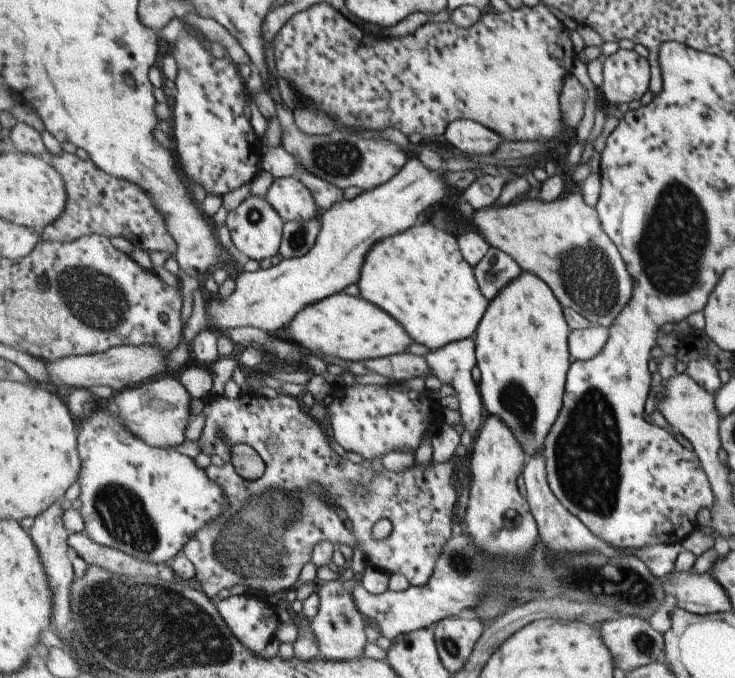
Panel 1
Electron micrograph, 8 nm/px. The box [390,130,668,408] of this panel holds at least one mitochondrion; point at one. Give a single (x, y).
(586, 273)

